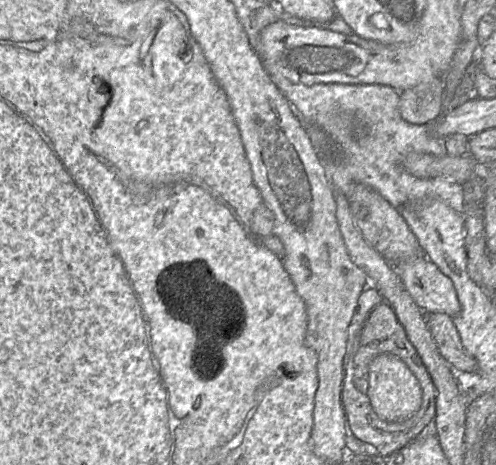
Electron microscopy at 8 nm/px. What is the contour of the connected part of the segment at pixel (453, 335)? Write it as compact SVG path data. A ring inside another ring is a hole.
M426 313L426 324L443 358L458 374L477 370L477 362L463 347L452 317L444 313Z

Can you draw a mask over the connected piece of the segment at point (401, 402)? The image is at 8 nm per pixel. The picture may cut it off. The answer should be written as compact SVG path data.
M389 353L376 356L369 365L367 396L377 416L387 422L402 422L415 414L422 403L422 391L417 378L407 365Z

